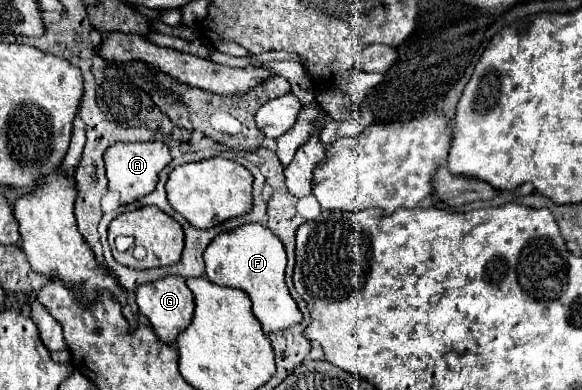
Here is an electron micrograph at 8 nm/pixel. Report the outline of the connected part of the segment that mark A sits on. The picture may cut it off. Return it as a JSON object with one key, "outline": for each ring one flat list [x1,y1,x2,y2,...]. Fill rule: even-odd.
{"outline":[[118,142,104,152,108,188,120,194,120,202,128,204,156,188,158,172,170,162,170,148,164,142]]}

